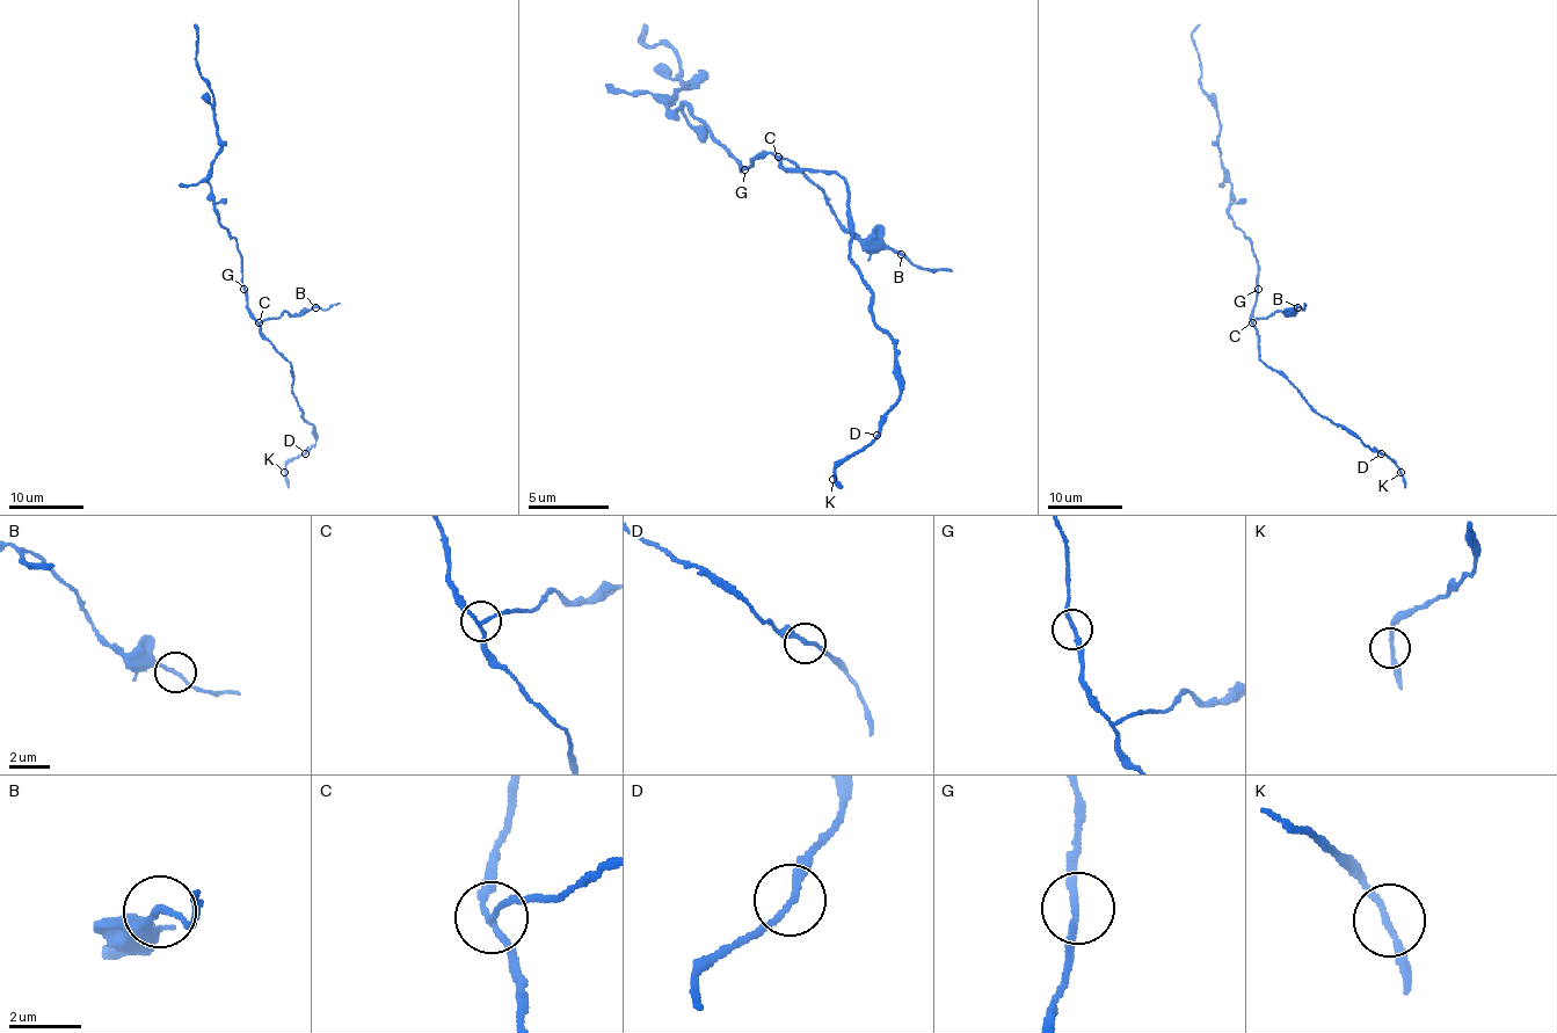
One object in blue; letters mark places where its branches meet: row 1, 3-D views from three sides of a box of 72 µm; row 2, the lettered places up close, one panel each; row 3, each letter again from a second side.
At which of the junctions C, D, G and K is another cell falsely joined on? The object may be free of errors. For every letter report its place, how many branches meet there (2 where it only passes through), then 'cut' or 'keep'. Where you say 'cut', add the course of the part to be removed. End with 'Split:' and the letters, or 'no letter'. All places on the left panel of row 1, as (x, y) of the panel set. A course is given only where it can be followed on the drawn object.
C: place (259, 322); branches 3; cut; course (259, 321), (277, 318), (286, 311), (292, 314), (340, 303)
D: place (305, 453); branches 2; keep
G: place (244, 289); branches 2; keep
K: place (284, 472); branches 2; keep
Split: C

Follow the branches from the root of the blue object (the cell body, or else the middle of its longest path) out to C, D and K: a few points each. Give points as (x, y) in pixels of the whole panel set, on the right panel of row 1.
C: (1256, 289), (1252, 321)
D: (1256, 289), (1251, 324), (1258, 336), (1258, 357), (1277, 370), (1319, 415), (1351, 429), (1381, 453)
K: (1256, 289), (1251, 324), (1258, 336), (1258, 357), (1319, 415), (1351, 429), (1401, 472)

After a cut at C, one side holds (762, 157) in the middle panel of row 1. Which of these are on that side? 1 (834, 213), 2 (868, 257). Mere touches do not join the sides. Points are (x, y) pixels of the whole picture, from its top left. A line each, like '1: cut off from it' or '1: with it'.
1: cut off from it
2: cut off from it

